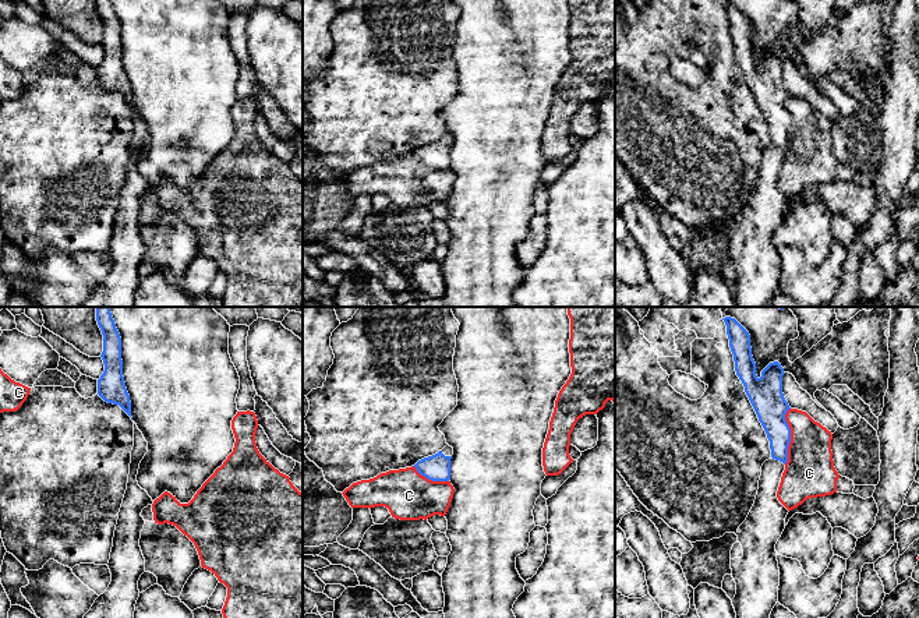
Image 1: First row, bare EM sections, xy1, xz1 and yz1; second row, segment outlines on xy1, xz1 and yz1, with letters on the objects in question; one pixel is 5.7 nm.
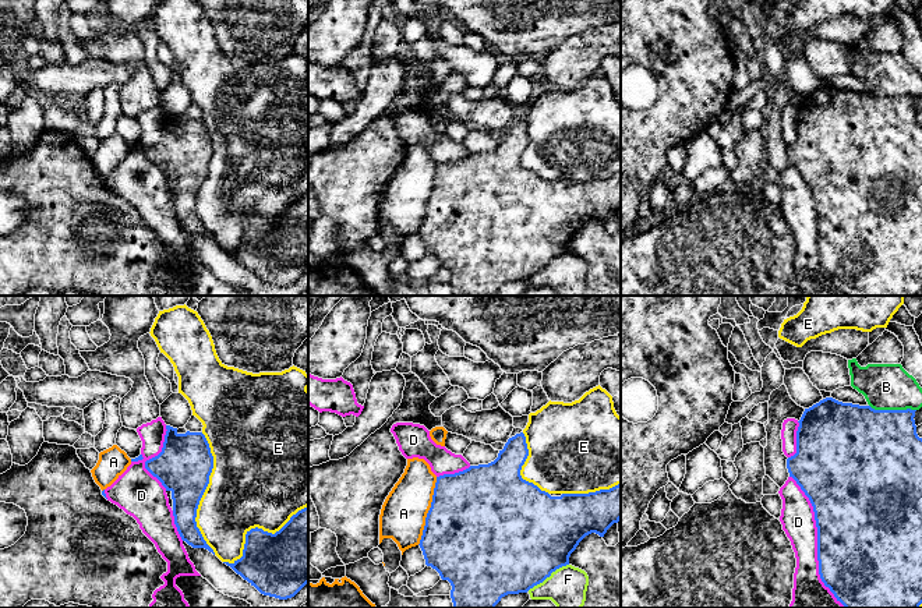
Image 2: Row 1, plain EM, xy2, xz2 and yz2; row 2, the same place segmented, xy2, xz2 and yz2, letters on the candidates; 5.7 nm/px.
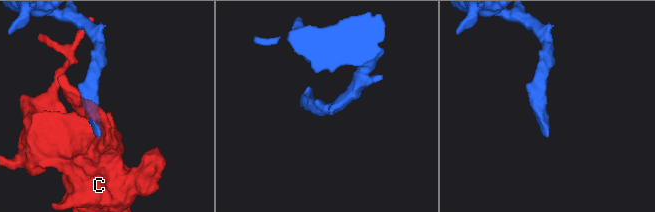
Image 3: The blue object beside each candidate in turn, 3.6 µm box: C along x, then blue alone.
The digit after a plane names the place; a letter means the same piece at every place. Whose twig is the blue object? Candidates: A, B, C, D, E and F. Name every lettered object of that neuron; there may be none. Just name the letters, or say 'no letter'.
no letter

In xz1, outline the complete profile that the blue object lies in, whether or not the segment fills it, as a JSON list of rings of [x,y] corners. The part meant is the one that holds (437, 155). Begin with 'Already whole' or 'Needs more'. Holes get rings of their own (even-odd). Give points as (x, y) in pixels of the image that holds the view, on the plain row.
Needs more. [[[446,133],[438,141],[418,148],[416,158],[432,169],[449,169],[450,167],[450,146],[453,135]]]

